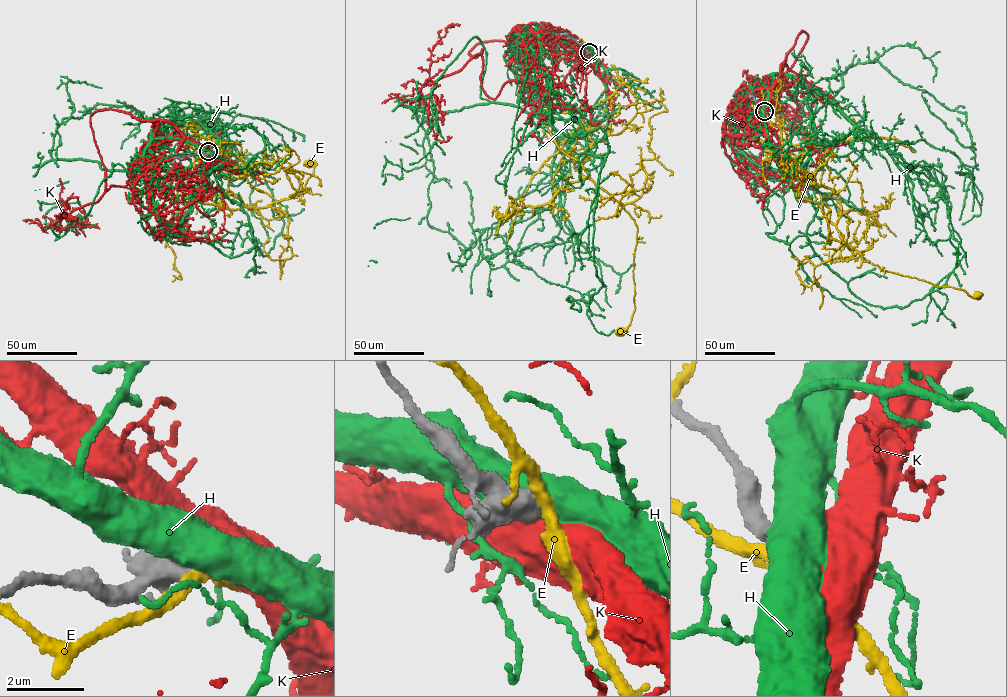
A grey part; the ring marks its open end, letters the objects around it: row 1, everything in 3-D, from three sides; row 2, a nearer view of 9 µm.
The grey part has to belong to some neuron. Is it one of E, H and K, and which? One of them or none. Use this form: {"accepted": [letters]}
{"accepted": []}

